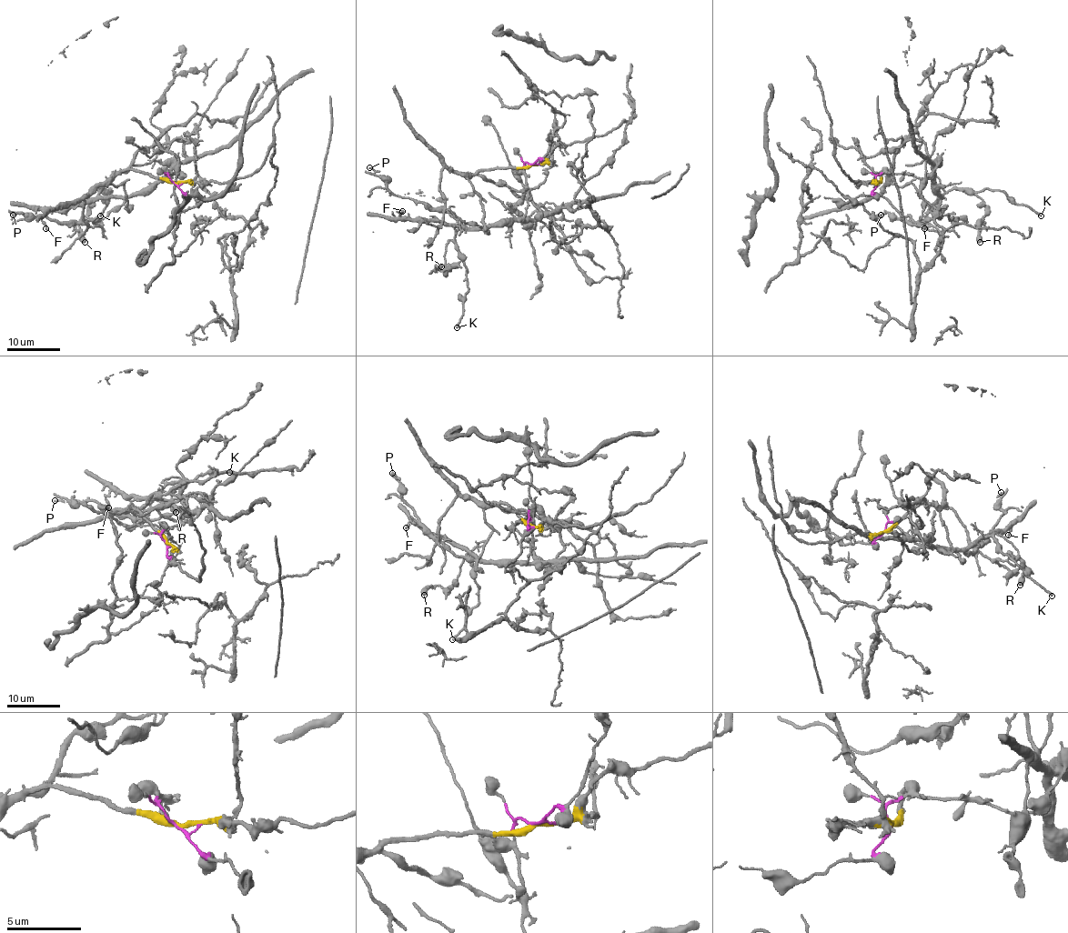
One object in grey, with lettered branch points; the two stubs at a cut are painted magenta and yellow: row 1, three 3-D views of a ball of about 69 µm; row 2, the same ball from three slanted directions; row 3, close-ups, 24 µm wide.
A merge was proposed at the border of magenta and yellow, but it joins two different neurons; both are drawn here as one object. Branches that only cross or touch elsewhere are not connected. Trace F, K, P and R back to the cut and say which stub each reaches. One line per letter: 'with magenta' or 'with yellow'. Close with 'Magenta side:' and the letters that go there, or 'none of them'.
F: with magenta
K: with magenta
P: with magenta
R: with magenta
Magenta side: F, K, P, R

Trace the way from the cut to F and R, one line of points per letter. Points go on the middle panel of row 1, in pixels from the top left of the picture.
F: (531, 164), (524, 165), (528, 197), (521, 218), (486, 227), (451, 226), (405, 219), (398, 212), (402, 210)
R: (531, 164), (524, 165), (526, 213), (486, 227), (457, 226), (446, 245), (446, 268), (435, 268), (442, 267)

